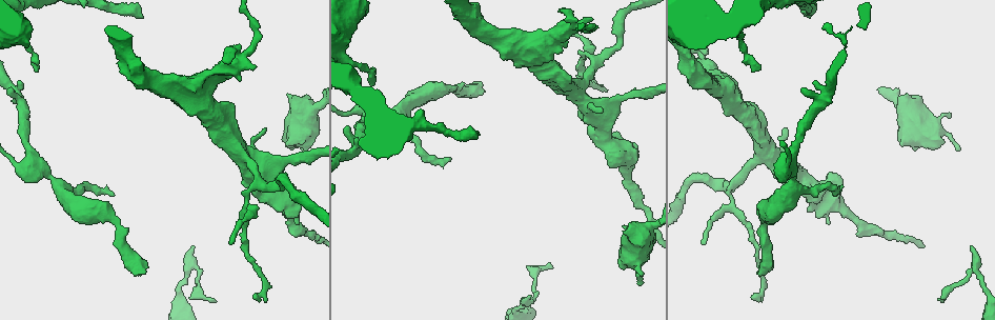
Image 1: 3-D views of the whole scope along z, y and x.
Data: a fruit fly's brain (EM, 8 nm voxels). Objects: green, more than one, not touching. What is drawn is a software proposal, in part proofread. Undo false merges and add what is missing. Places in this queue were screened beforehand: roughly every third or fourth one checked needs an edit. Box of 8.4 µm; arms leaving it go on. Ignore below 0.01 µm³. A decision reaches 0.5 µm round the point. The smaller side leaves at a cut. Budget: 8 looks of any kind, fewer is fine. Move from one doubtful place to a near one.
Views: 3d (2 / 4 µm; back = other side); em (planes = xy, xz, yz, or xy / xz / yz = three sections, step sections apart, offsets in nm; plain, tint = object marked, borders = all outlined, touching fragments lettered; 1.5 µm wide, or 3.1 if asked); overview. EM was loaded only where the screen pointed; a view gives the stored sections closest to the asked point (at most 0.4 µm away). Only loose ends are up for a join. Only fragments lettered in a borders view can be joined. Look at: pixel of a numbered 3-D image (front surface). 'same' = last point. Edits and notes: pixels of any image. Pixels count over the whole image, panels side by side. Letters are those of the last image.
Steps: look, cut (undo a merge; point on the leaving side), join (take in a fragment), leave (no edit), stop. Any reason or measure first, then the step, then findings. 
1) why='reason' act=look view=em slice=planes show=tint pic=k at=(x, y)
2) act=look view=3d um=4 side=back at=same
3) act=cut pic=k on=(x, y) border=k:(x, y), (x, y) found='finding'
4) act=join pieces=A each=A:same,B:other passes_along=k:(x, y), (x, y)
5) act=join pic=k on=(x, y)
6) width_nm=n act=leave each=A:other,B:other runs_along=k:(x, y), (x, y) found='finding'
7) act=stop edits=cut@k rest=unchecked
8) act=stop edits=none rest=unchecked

why='abrupt turn' act=look view=em slice=planes show=borders pic=1 at=(534, 288)

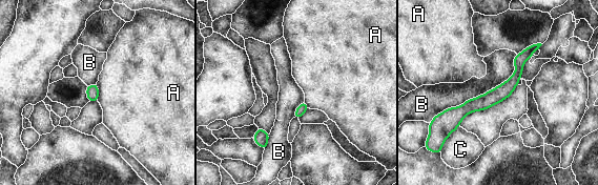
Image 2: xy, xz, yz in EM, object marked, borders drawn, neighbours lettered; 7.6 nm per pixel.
act=leave each=A:other,B:other,C:other runs_along=2:(536, 46), (499, 94), (445, 125) found='all the same neuron'

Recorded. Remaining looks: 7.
why='long arm stops here' act=look view=em slice=planes show=borders pic=1 at=(481, 81)

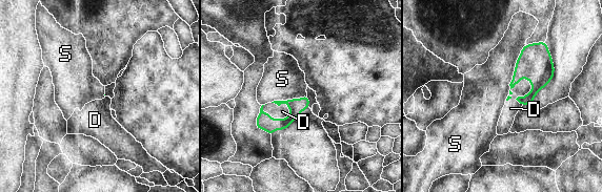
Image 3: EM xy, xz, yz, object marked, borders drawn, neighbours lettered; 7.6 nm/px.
act=join pieces=D each=D:same,S:other found='the neuron continues'

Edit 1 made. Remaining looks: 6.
why='branch stops here' act=look view=3d um=2 pic=1 at=(37, 69)

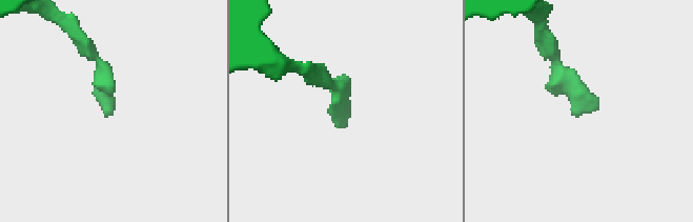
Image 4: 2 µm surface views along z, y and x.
act=look view=em slice=xz step=8 show=borders pic=4 at=(104, 114)

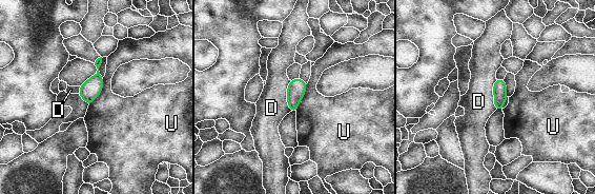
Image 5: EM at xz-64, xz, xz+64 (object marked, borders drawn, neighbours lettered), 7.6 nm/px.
act=leave each=D:other,U:other found='none of them fits'

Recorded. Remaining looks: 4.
act=stop edits=join@3 rest=unchecked

